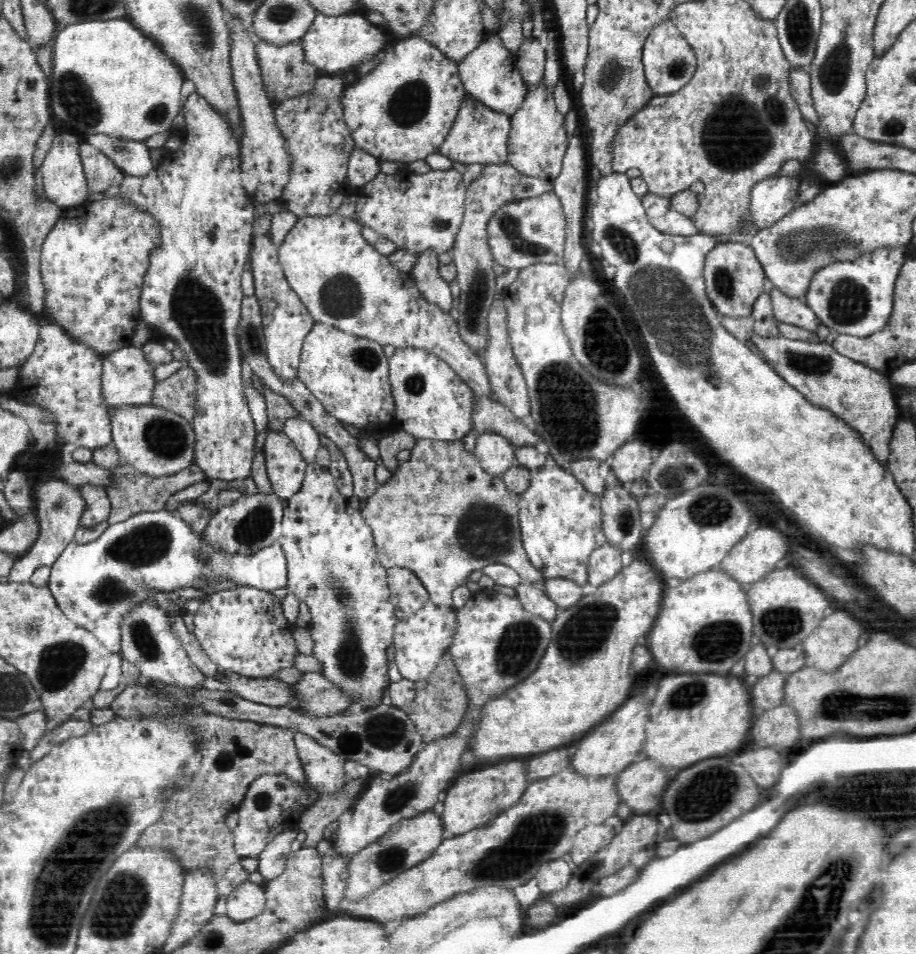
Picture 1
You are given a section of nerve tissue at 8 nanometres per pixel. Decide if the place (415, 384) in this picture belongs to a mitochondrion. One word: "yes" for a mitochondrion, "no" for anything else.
yes

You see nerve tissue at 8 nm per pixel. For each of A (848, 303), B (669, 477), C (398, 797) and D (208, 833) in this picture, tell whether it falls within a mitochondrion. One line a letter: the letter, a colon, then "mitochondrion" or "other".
A: mitochondrion
B: mitochondrion
C: mitochondrion
D: other

